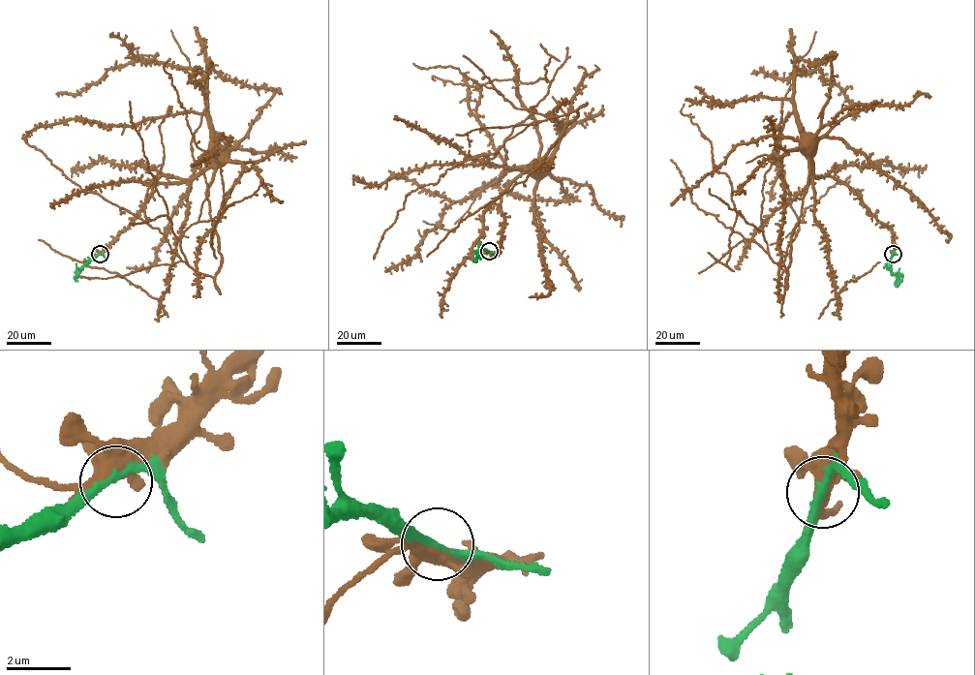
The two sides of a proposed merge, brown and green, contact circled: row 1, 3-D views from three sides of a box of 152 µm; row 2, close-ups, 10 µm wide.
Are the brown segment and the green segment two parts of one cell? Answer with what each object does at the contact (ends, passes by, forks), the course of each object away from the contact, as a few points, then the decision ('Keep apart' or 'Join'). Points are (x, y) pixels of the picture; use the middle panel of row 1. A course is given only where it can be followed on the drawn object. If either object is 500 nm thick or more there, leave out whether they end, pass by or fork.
At the ring brown forks. At the ring green passes by. Course of brown: (489, 251), (495, 254), (501, 242), (504, 219), (502, 194), (520, 176), (534, 168), (531, 164), (533, 168). Course of green: (489, 251), (479, 249), (476, 256), (480, 252). Join

